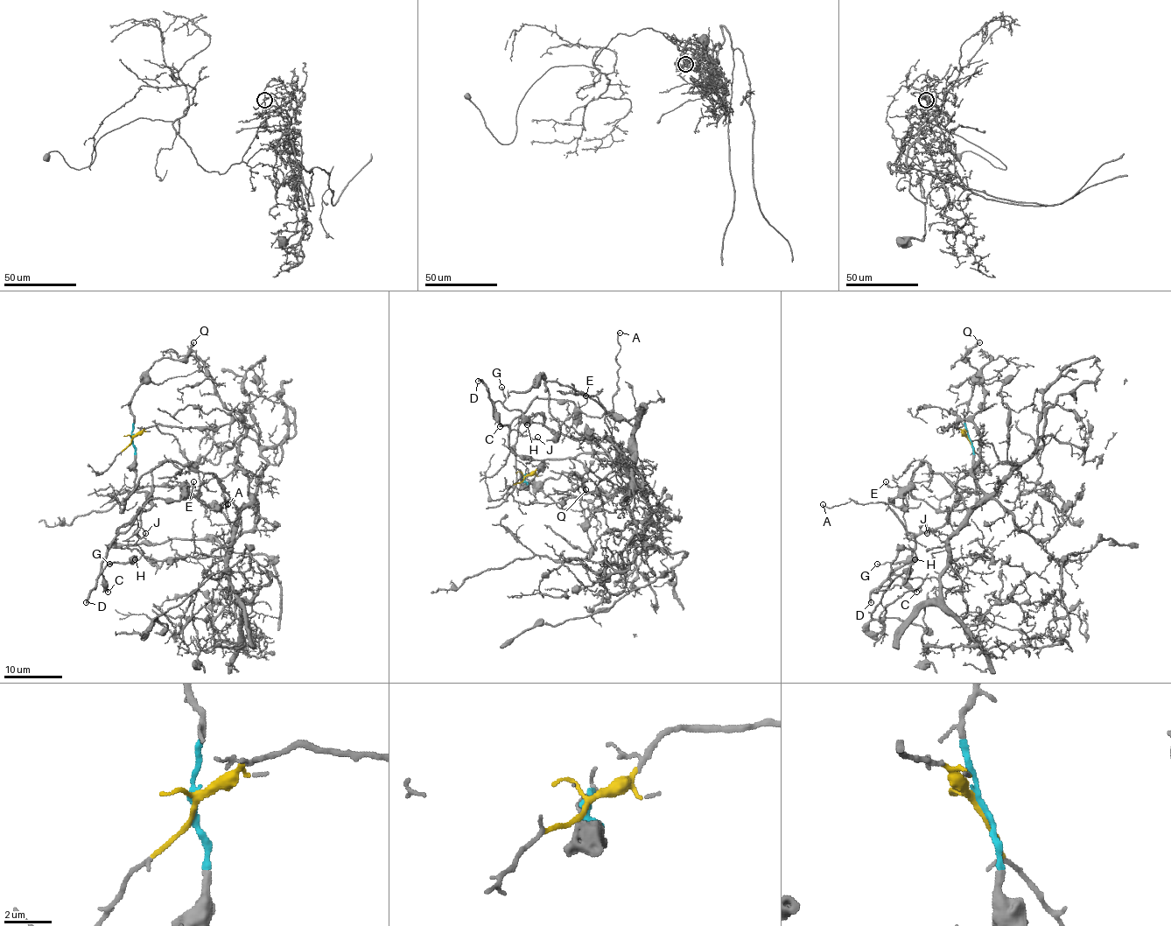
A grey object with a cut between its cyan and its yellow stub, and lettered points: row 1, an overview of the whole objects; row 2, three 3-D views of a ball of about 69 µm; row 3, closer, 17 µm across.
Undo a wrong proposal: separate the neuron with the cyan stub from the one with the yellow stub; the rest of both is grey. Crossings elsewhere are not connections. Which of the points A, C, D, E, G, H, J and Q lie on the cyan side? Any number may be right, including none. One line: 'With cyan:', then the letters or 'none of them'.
With cyan: A, C, D, E, G, H, J, Q

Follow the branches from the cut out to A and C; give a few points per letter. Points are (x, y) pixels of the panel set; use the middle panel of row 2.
A: (524, 478), (543, 465), (511, 448), (509, 424), (542, 397), (607, 413), (620, 332)
C: (524, 478), (527, 485), (543, 463), (524, 460), (511, 448), (509, 430), (495, 417), (494, 404), (500, 426)

